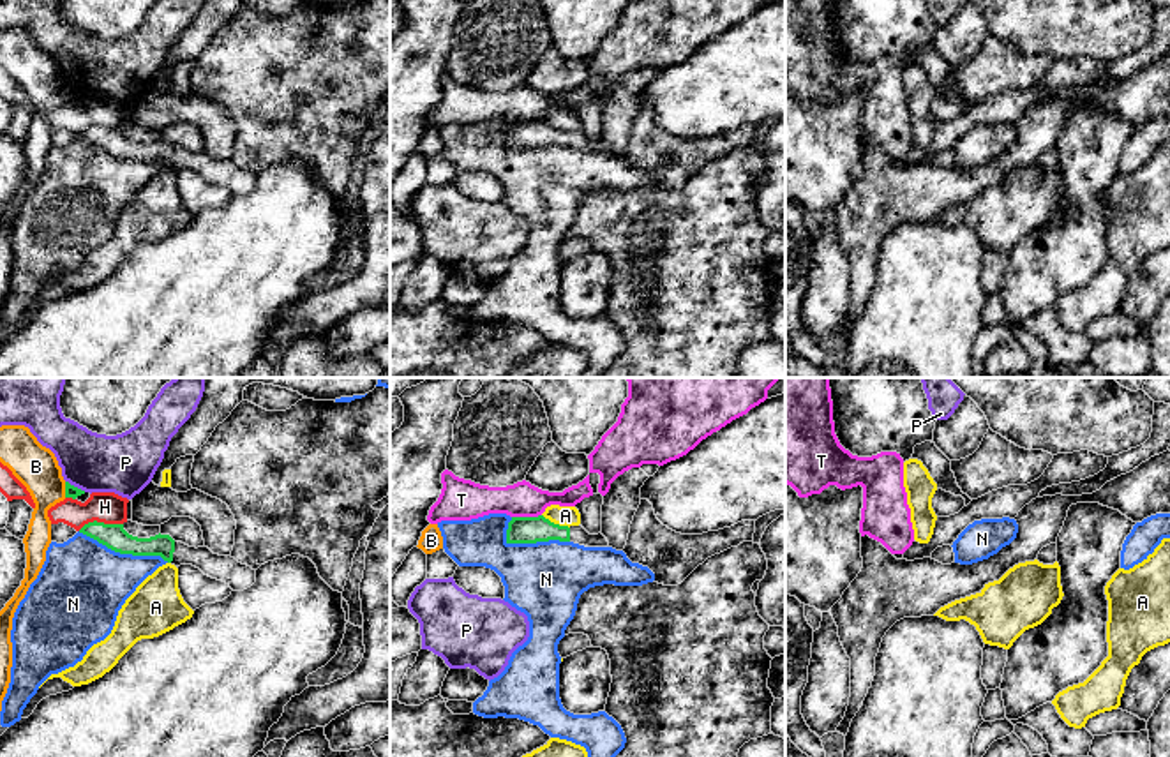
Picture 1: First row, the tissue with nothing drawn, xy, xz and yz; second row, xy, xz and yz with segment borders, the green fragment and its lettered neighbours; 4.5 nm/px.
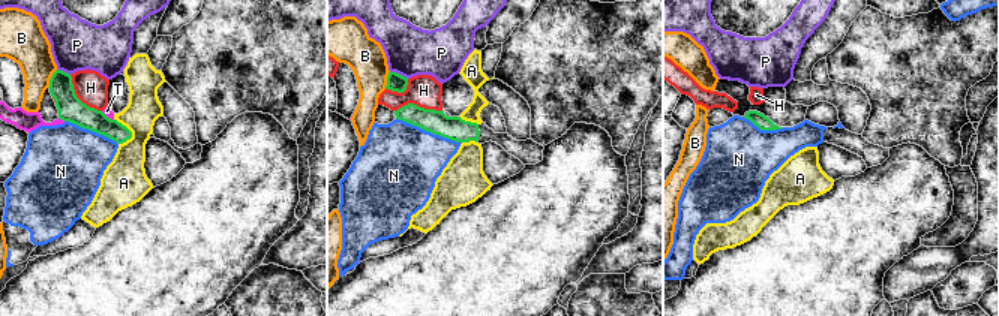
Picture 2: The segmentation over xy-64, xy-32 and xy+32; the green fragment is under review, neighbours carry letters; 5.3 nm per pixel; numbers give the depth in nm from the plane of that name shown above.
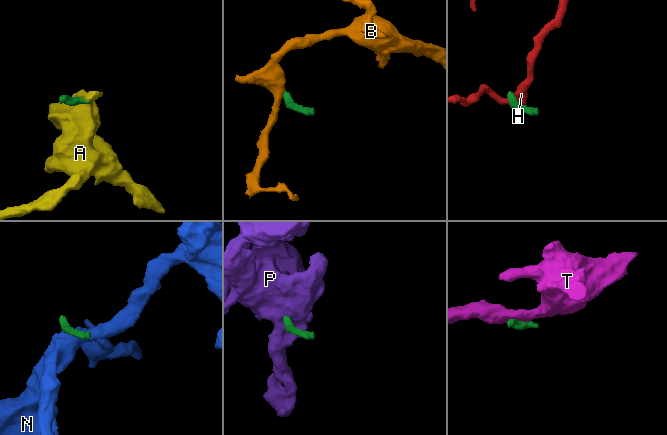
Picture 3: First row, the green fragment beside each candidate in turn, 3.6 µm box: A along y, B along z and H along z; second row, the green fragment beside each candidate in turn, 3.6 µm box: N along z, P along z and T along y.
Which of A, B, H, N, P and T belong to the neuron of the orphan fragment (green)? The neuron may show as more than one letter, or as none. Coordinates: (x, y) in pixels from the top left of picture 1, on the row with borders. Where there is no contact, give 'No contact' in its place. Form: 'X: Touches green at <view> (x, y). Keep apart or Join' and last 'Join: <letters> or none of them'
A: Touches green at xz (556, 524). Keep apart
B: Touches green at xy (66, 489). Keep apart
H: Touches green at xy (99, 523). Keep apart
N: Touches green at xy (124, 553). Keep apart
P: Touches green at xy (76, 487). Keep apart
T: Touches green at xz (526, 517). Keep apart
Join: none of them

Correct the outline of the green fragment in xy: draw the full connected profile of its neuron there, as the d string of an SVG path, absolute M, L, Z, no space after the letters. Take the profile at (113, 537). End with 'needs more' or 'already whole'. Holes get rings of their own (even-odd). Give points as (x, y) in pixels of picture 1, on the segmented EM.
M88 522L79 533L97 540L108 549L132 556L161 556L164 561L180 566L192 565L205 575L226 582L233 591L244 591L256 582L256 570L238 563L231 556L214 554L208 547L189 547L175 542L169 535L138 538L124 529L124 524Z; needs more

